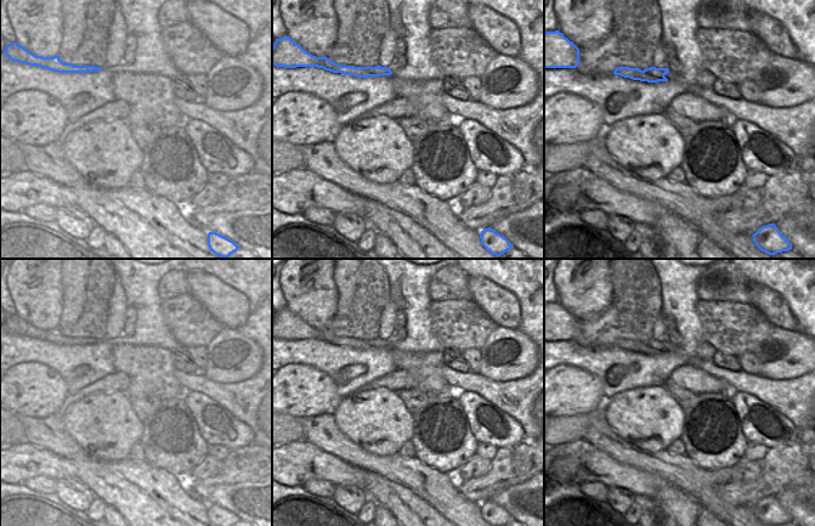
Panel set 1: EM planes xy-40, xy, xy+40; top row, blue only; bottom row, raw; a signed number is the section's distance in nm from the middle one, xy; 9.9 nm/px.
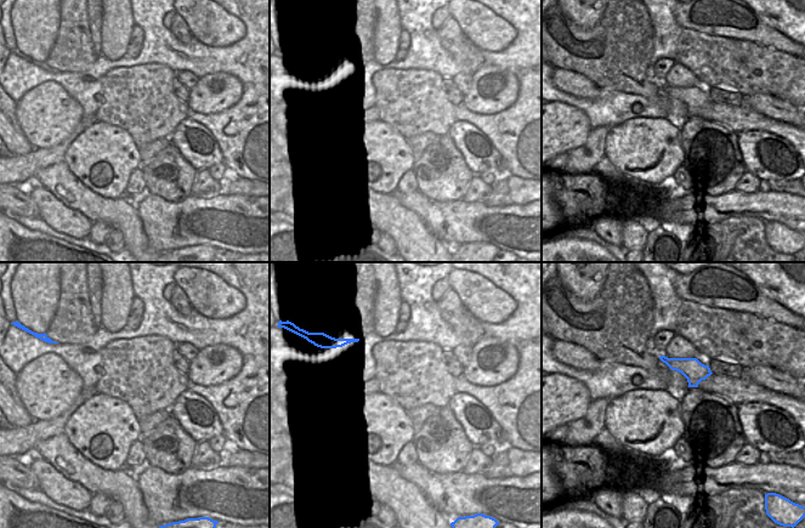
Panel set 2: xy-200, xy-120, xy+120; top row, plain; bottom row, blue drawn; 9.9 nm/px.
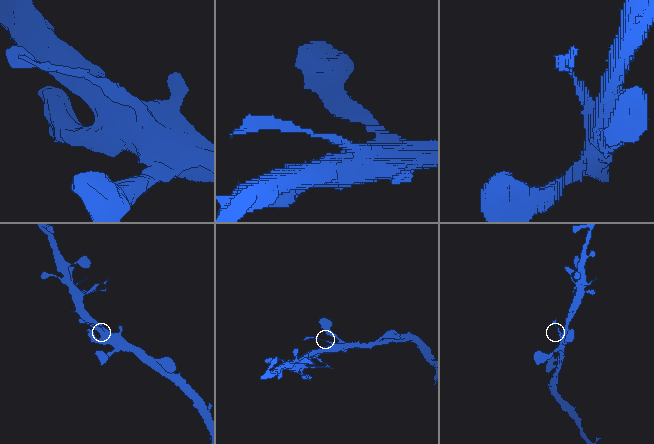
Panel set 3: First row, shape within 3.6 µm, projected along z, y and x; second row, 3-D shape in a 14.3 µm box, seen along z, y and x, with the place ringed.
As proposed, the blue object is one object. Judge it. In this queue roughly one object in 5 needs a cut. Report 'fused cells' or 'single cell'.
single cell

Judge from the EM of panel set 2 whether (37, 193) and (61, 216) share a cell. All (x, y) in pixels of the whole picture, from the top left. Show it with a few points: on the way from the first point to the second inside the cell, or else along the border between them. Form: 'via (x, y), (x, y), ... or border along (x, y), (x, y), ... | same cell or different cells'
via (43, 199), (55, 211) | same cell

